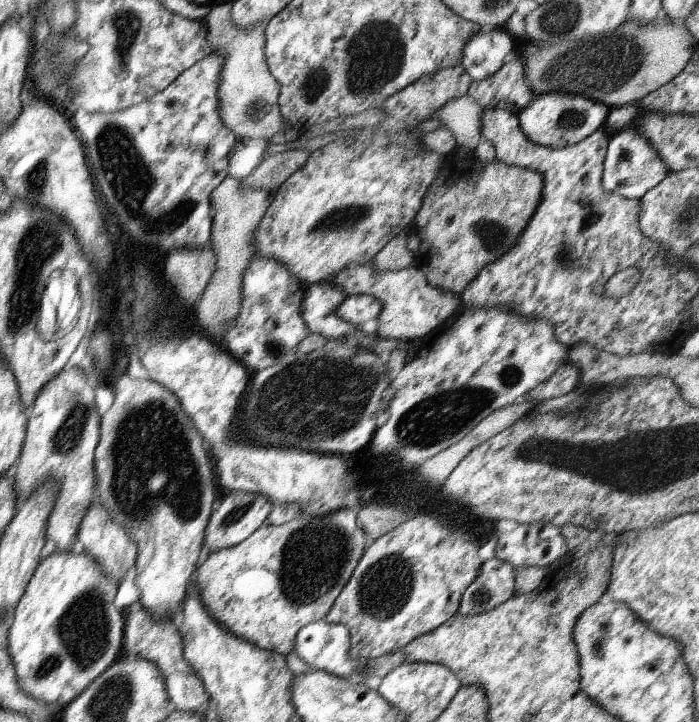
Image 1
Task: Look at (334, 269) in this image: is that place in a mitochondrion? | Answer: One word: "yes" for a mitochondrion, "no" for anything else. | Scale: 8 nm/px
no

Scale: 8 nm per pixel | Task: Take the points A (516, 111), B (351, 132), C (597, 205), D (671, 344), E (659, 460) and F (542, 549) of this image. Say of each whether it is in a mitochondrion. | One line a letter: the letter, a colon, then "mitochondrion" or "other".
A: other
B: other
C: other
D: other
E: mitochondrion
F: other

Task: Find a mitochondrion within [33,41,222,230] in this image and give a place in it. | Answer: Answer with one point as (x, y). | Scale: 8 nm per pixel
(111, 139)

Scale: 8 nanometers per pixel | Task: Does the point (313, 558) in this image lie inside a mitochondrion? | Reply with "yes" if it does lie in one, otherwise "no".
yes

